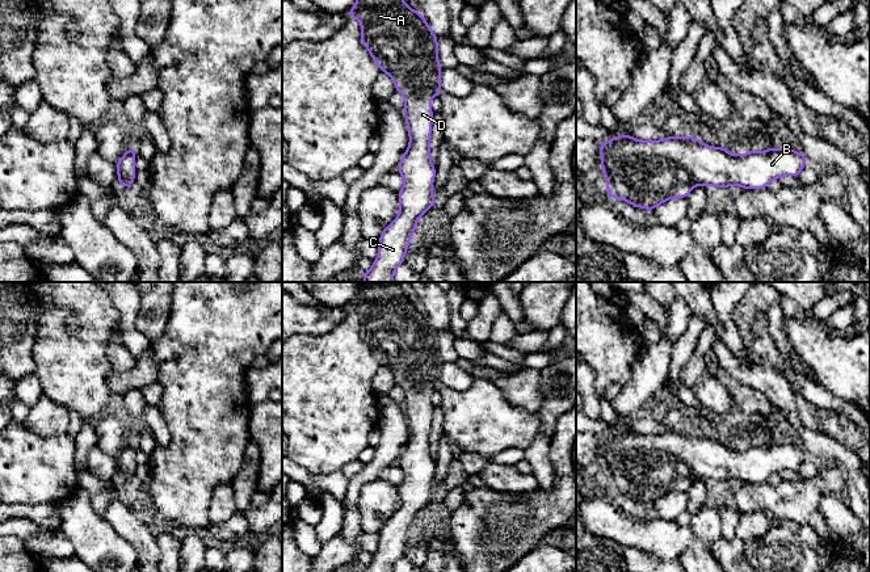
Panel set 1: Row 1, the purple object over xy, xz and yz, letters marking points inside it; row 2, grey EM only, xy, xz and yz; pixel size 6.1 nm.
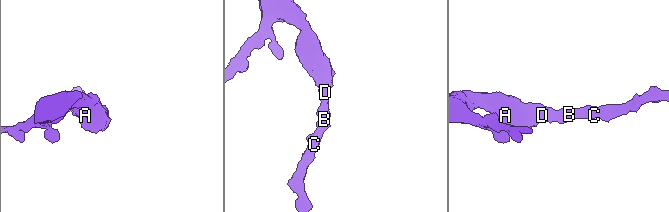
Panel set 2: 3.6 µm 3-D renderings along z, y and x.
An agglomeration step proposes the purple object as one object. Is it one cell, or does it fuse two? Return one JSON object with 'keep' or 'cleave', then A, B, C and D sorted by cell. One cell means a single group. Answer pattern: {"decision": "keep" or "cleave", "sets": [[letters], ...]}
{"decision": "keep", "sets": [["A", "B", "C", "D"]]}

